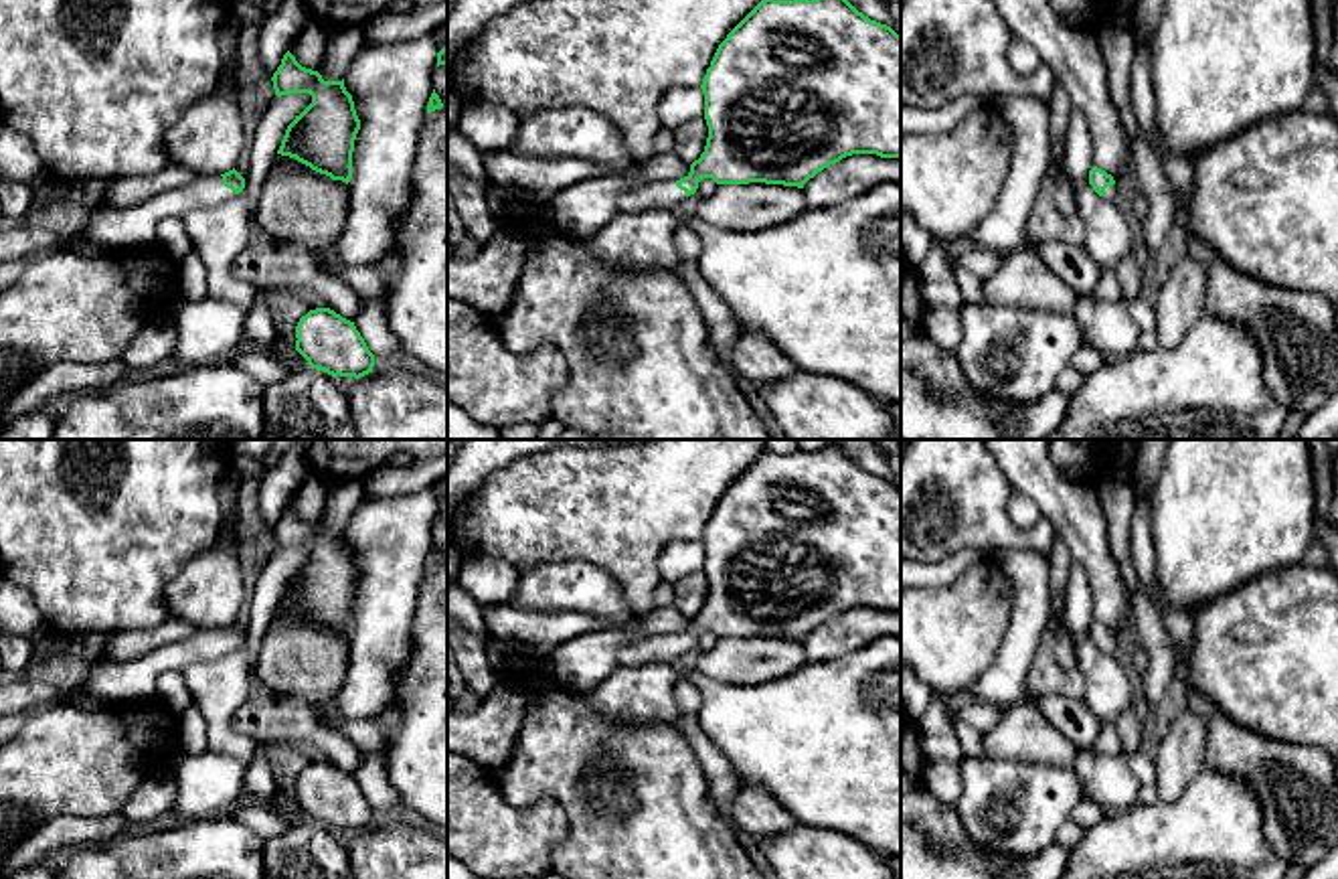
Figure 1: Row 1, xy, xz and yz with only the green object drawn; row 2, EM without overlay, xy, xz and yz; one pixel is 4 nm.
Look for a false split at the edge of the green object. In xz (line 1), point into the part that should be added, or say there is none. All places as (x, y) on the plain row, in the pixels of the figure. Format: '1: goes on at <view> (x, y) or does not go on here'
1: goes on at xz (656, 647)

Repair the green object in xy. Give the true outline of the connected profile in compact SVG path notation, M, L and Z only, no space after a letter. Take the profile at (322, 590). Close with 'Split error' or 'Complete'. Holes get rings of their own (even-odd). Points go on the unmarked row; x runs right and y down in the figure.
M287 504L271 535L277 551L312 549L312 557L287 579L277 608L348 638L360 573L344 533L324 535L318 525L302 521Z. Complete

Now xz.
M842 448L763 452L719 498L700 539L708 591L704 606L680 634L650 634L619 650L619 664L676 662L702 632L717 638L798 640L852 608L901 612L901 490L858 466Z. Split error

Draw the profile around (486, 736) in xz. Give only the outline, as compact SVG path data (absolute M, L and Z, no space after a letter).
M498 683L474 713L447 713L447 751L498 770L526 717L526 697Z

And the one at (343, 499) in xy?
M362 480L330 482L326 506L316 525L324 535L342 535L362 498Z

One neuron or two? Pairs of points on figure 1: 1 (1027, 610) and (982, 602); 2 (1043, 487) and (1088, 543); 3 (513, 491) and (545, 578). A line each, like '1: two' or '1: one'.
1: two
2: one
3: two

